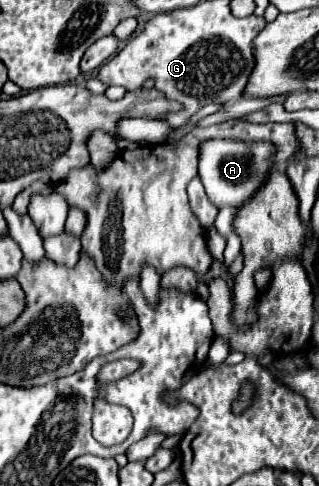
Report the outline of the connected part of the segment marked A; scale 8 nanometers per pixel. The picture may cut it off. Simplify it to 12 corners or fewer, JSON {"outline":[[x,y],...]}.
{"outline":[[206,139],[198,177],[216,207],[242,207],[272,169],[268,141]]}

